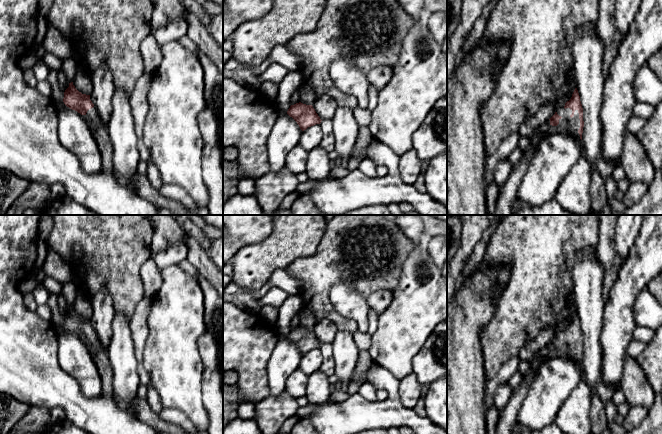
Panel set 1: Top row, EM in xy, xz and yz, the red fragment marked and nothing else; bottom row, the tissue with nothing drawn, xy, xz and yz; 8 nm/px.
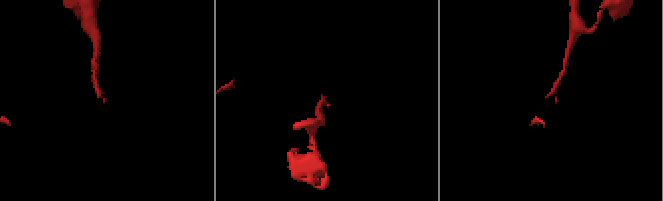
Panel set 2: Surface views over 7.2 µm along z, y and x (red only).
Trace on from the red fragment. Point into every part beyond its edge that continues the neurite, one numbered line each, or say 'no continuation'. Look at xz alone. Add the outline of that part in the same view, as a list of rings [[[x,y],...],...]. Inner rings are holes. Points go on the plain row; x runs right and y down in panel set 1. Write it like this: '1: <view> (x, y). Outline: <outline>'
no continuation

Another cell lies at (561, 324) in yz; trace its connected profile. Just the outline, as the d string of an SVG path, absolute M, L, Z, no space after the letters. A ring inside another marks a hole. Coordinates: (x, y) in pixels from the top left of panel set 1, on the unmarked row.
M571 293L568 296L567 303L571 303L572 304L572 306L570 308L569 315L566 318L563 318L563 319L557 321L557 324L556 324L556 335L559 332L564 332L565 327L571 323L574 314L577 312L577 308L576 308L576 304L575 304L575 297L574 297L573 293Z

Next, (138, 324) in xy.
M143 298L136 306L129 322L134 342L134 353L136 358L144 355L144 346L148 337L148 316L151 312L152 299Z

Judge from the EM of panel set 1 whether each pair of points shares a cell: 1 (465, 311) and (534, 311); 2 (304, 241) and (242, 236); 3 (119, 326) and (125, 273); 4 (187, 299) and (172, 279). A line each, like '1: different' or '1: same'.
1: different
2: different
3: different
4: same

